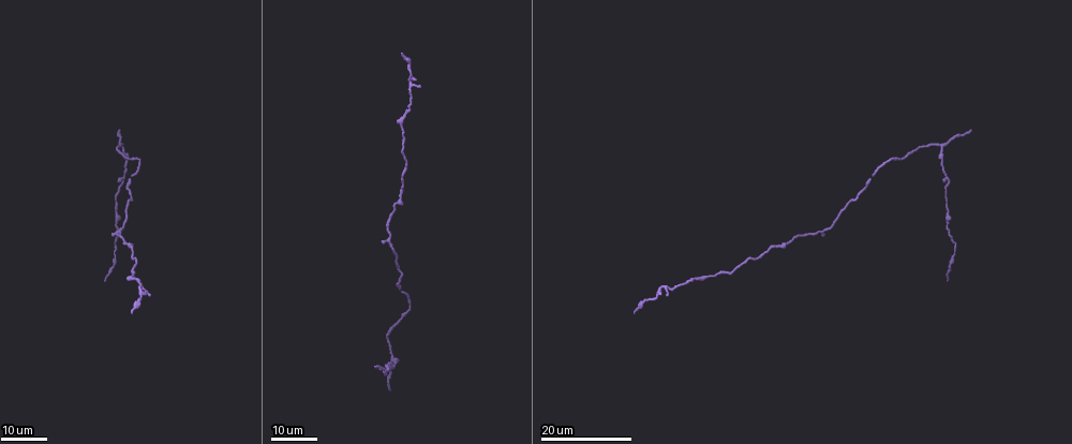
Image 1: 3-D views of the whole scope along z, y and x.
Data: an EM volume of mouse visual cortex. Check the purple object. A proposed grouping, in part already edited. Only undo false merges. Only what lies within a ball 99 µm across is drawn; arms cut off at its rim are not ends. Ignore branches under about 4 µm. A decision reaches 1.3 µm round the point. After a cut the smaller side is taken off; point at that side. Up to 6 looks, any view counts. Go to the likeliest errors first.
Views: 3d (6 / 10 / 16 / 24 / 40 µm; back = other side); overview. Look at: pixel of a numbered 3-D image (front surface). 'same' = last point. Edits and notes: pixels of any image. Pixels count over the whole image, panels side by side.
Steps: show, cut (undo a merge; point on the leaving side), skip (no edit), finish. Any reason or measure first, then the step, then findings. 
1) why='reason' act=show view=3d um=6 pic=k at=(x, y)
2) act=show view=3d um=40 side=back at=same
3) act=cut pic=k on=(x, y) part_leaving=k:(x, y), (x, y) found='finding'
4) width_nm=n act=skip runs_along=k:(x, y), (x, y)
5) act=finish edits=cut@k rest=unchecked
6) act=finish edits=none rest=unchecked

why='three-way junction' act=show view=3d um=16 pic=1 at=(942, 147)

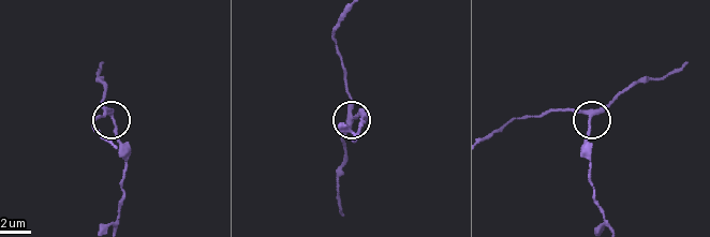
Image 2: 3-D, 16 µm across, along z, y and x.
act=show view=3d um=10 pic=2 at=(351, 118)

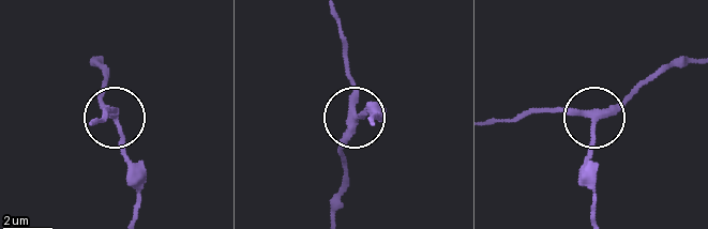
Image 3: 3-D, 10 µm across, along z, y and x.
side_arm_um=8 act=skip runs_along=3:(333, 15), (354, 89), (354, 125), (341, 159) found='all the same neuron'

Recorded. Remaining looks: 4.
why='narrows sharply' act=show view=3d um=24 pic=1 at=(947, 173)

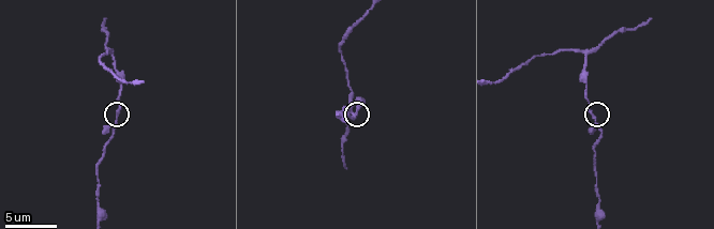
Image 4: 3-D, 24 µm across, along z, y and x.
why='closer look' act=show view=3d um=10 pic=4 at=(593, 118)

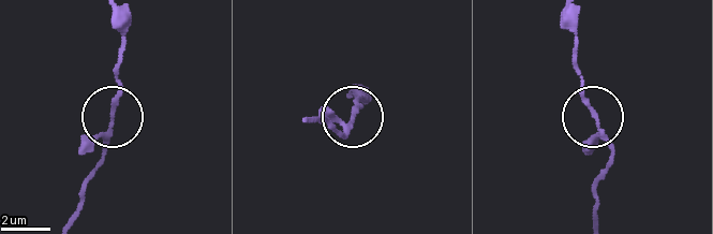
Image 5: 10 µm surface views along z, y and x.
width_nm=150 act=skip runs_along=5:(117, 17), (123, 54), (101, 162) found='all the same neuron'

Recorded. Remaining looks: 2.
why='two arms in line, one across' act=show view=3d um=16 pic=1 at=(388, 238)

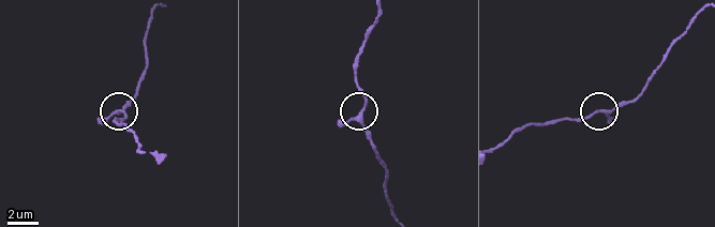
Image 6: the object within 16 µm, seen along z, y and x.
act=show view=3d um=6 pic=6 at=(125, 111)

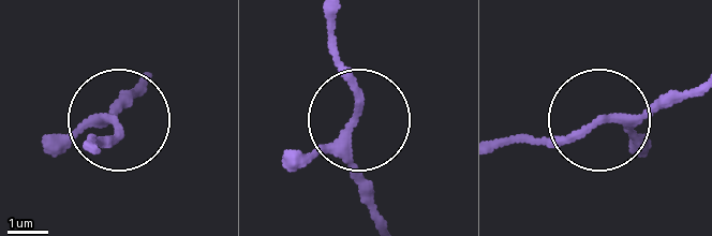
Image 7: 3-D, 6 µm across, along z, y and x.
act=skip runs_along=7:(137, 84), (113, 135), (92, 138) found='all the same neuron'

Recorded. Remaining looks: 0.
act=finish edits=none rest=unchecked

